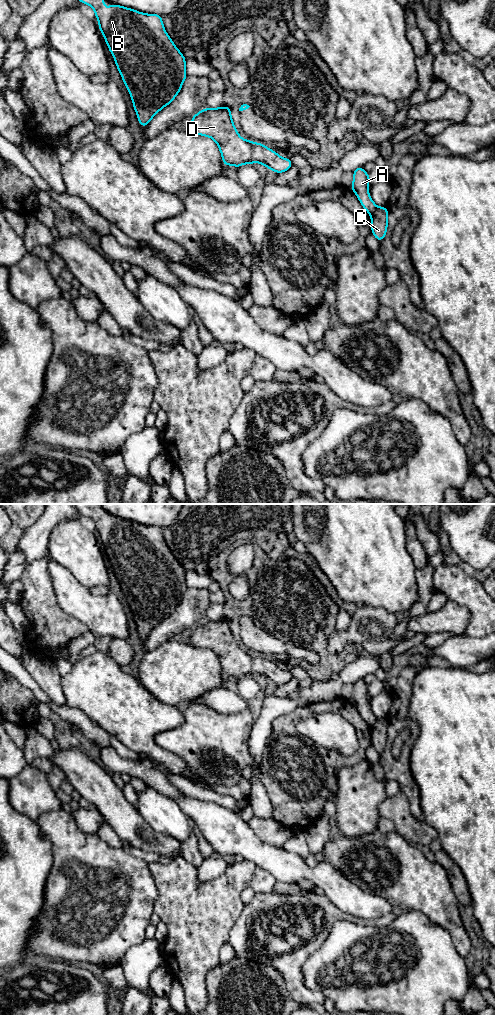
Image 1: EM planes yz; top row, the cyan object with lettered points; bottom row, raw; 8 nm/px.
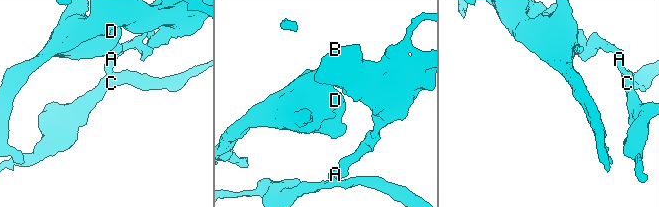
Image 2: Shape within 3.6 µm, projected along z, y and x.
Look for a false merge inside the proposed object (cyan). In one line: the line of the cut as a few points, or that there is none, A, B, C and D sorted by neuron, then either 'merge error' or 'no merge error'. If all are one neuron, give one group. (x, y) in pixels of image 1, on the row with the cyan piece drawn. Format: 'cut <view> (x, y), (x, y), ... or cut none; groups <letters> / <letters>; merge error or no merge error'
cut yz (377, 207), (371, 215); groups A B D / C; merge error

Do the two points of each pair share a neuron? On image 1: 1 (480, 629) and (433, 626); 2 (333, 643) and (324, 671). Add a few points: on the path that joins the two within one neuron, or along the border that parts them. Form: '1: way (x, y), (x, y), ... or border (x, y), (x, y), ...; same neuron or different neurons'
1: border (459, 605), (469, 613), (464, 633); different neurons
2: border (334, 628), (327, 640), (327, 649), (339, 654); different neurons

